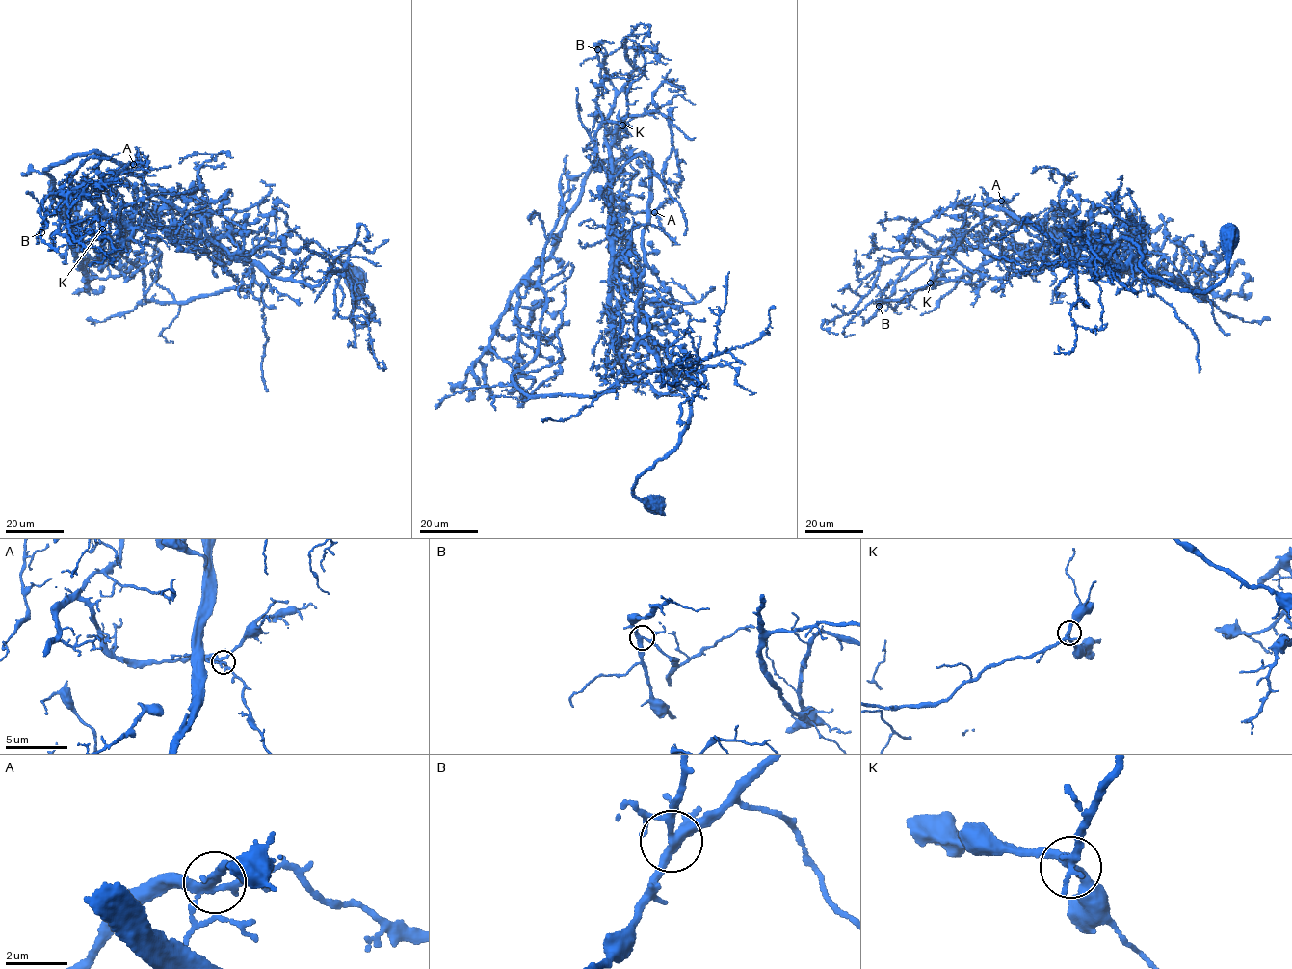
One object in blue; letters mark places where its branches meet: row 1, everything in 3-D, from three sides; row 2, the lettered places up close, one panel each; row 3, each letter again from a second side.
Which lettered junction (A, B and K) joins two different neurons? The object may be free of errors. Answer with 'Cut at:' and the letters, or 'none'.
Cut at: B

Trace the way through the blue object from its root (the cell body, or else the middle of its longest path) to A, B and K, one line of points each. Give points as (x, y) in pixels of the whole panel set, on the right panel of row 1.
A: (1229, 238), (1226, 278), (1180, 290), (1129, 240), (1111, 253), (1122, 270), (1105, 250), (1088, 262), (1001, 201)
B: (1229, 238), (1203, 291), (1149, 276), (1122, 237), (1109, 261), (1125, 270), (1104, 245), (910, 258), (879, 306)
K: (1229, 238), (1203, 291), (1149, 276), (1122, 237), (1109, 261), (1125, 270), (1126, 249), (1094, 245), (930, 282)

